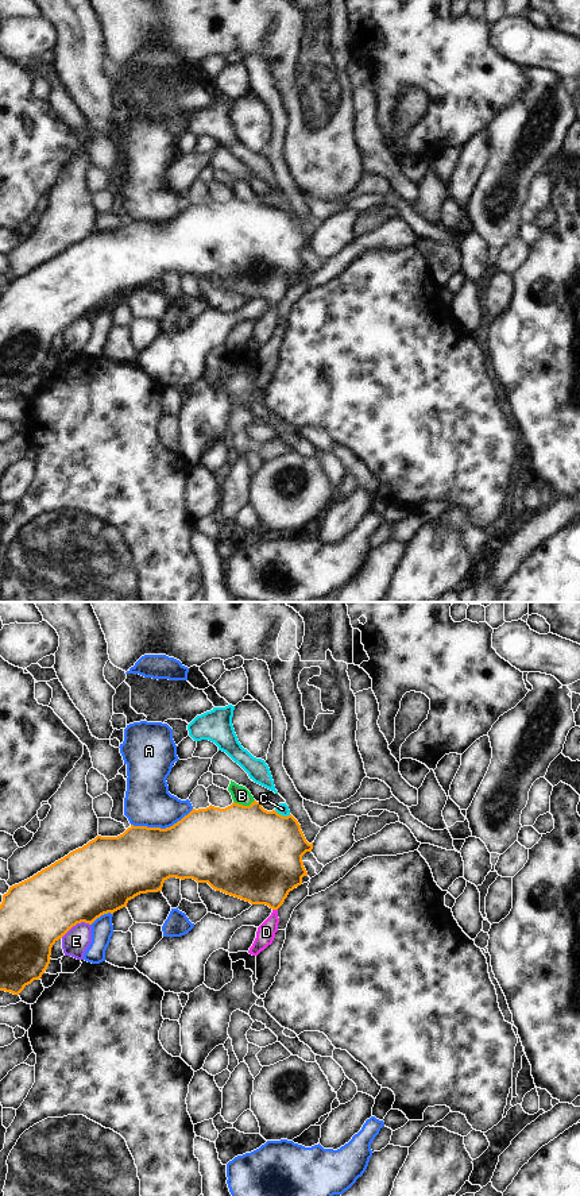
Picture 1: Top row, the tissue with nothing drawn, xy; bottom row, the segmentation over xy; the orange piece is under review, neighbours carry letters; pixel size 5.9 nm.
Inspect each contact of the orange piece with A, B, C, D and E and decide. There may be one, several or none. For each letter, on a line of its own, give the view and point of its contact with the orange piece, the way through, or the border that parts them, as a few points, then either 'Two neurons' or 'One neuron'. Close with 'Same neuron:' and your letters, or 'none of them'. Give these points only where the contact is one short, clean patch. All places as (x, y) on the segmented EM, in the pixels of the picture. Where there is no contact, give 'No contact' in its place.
A: Touches orange at xy (162, 829). Two neurons
B: Touches orange at xy (242, 805). Boundary: xy (254, 799), (248, 805), (234, 802). Two neurons
C: Touches orange at xy (282, 816). Boundary: xy (274, 810), (283, 816), (290, 814). Two neurons
D: Touches orange at xy (275, 909). Path across: xy (262, 870), (271, 887), (275, 909), (273, 921), (266, 932). One neuron
E: Touches orange at xy (74, 925). Two neurons
Same neuron: D.

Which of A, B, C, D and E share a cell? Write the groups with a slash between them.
A / B / C / D / E

